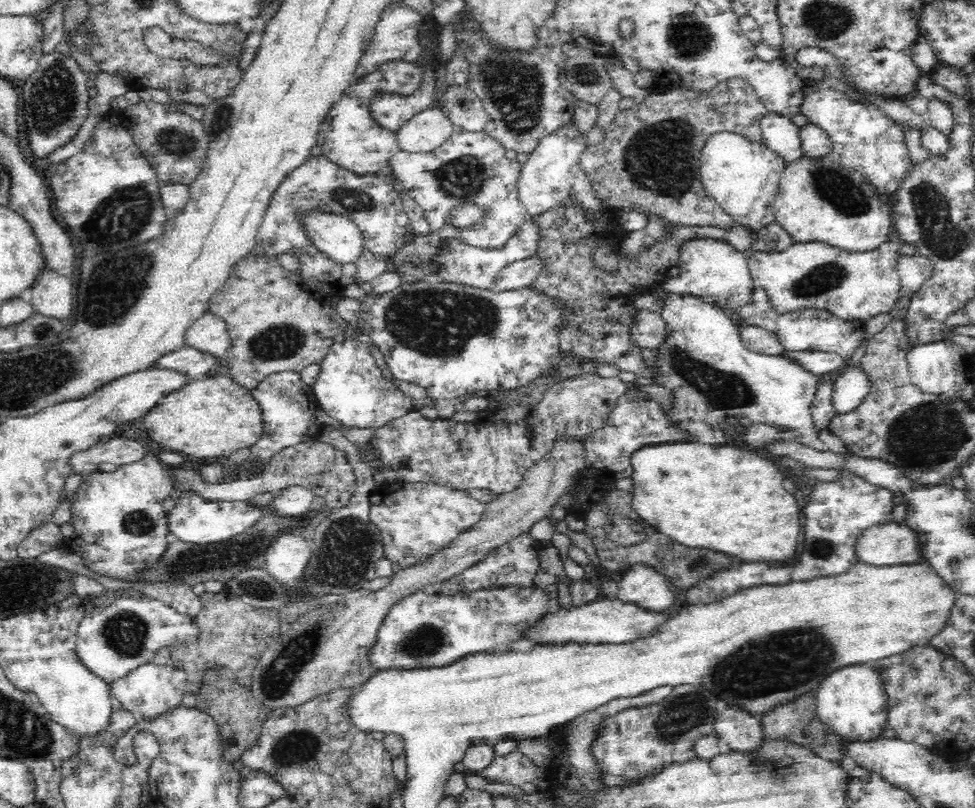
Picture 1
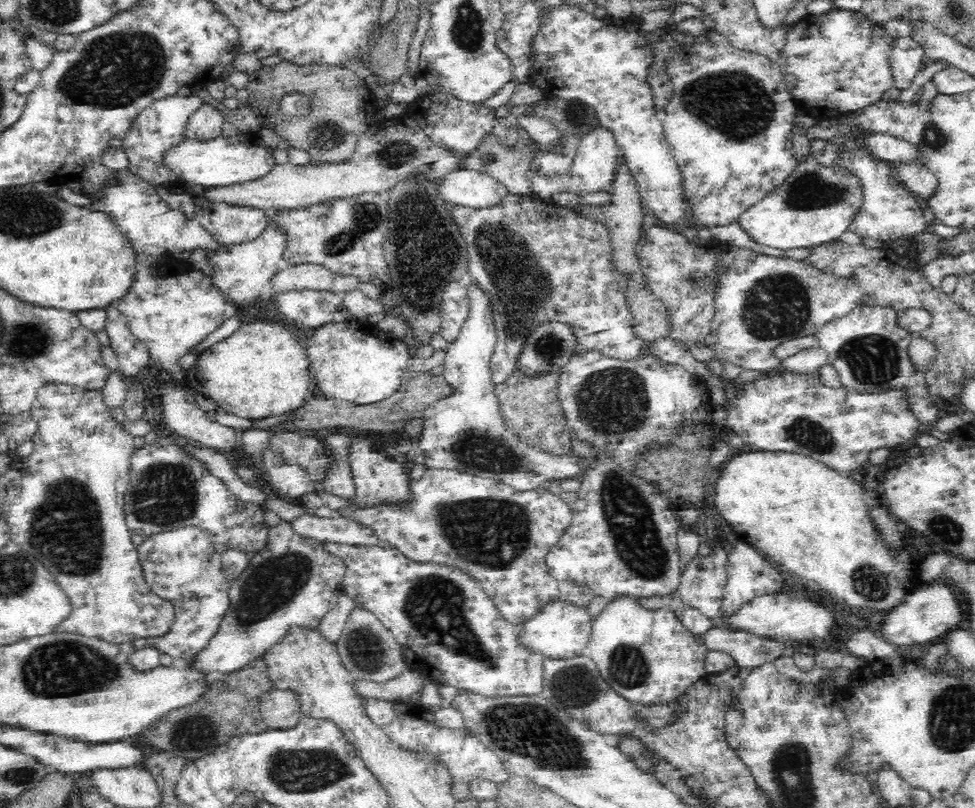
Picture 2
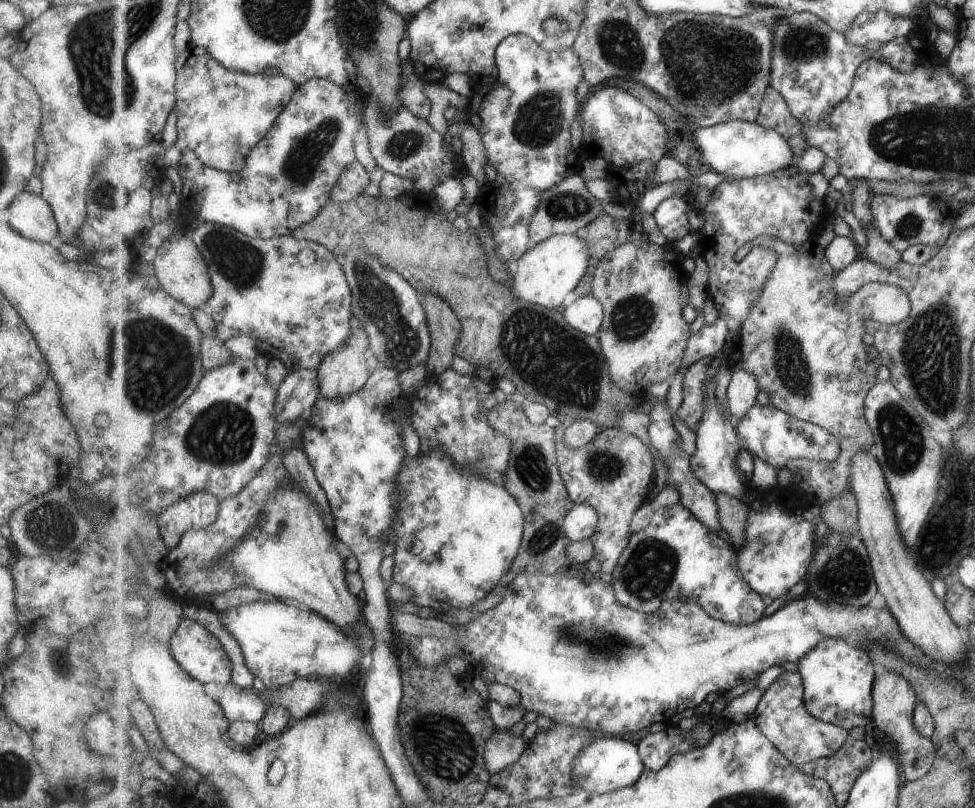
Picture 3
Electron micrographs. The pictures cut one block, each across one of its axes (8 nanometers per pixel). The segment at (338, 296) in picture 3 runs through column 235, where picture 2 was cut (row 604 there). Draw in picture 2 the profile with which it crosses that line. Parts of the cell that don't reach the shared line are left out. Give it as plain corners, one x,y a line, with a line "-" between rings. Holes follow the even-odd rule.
292,522
278,523
271,527
267,539
266,546
250,559
244,572
229,581
230,606
226,614
223,614
216,634
208,640
206,646
202,646
202,650
194,654
194,658
188,663
188,667
194,669
194,672
204,679
212,672
230,674
240,670
250,661
262,657
262,654
274,642
278,642
287,631
296,627
316,629
322,617
337,605
338,597
343,593
342,578
347,569
344,558
326,551
319,541
298,534

